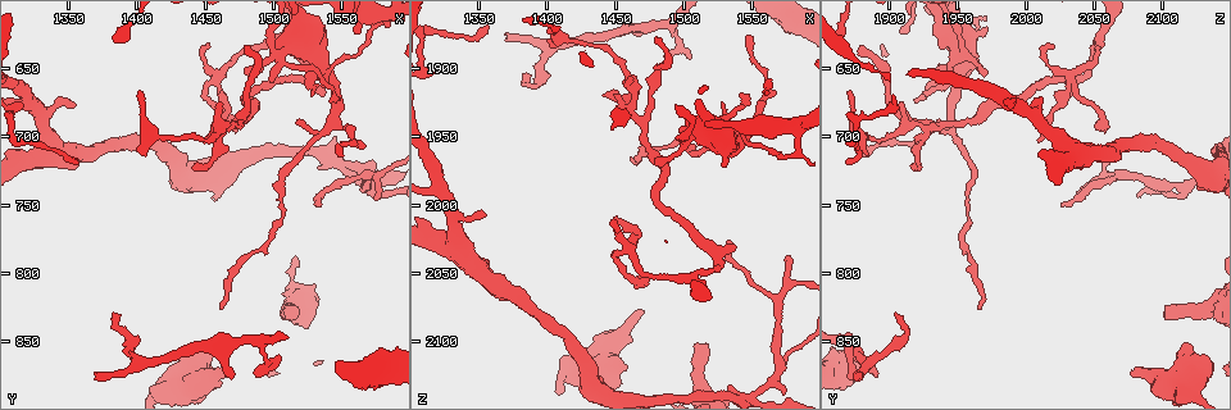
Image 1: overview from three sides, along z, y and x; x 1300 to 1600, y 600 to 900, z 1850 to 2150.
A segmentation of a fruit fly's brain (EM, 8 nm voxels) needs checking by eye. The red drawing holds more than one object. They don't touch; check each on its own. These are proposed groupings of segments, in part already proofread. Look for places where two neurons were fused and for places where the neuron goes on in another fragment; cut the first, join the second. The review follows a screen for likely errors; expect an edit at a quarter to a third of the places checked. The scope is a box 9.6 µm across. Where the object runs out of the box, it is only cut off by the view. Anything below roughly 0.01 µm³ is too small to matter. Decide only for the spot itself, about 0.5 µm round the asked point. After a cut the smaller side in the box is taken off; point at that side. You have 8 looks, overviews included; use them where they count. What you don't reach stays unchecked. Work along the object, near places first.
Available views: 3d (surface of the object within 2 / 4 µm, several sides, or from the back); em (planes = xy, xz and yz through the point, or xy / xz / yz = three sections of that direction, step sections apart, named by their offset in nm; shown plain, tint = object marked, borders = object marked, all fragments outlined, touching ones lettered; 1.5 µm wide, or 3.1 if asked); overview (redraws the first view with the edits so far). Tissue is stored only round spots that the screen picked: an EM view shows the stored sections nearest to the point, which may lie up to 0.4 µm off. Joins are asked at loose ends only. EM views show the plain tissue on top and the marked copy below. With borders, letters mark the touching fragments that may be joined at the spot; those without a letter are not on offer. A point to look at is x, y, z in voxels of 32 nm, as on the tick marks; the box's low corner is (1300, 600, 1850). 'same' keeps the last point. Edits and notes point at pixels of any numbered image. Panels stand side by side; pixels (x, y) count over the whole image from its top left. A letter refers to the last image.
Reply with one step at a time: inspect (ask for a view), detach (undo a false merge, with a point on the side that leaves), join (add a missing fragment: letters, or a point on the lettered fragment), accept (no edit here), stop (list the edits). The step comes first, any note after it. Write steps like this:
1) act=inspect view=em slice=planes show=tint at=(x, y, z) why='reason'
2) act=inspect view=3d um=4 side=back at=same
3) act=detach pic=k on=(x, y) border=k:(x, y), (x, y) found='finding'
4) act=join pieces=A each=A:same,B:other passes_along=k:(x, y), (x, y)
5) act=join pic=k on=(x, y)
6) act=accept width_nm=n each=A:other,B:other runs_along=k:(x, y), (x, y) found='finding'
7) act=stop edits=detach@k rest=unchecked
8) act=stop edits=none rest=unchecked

act=inspect view=em slice=planes show=tint at=(1448, 704, 1920) why='tapers out'

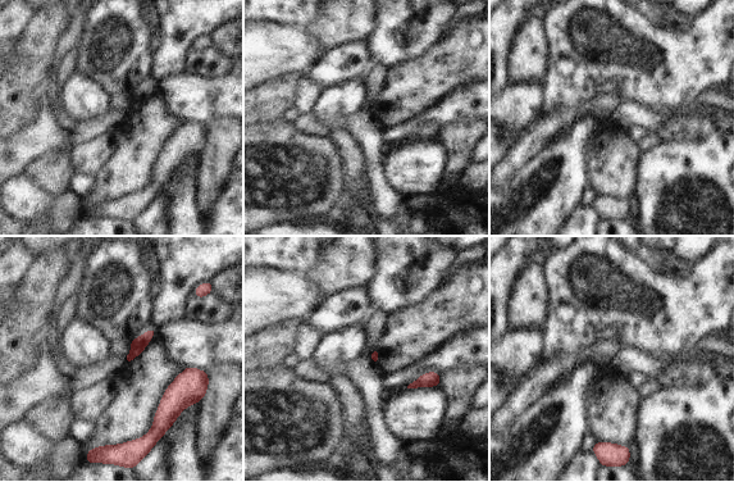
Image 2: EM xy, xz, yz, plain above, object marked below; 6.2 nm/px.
act=inspect view=em slice=planes show=borders at=same

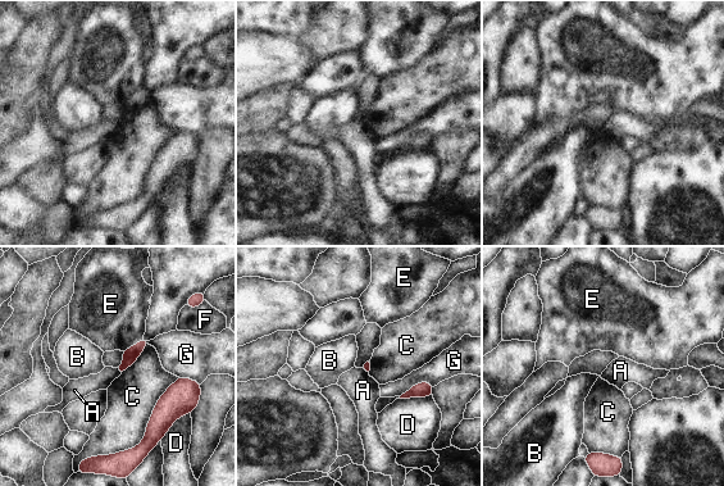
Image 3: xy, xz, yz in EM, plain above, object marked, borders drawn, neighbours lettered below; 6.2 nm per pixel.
act=accept each=A:other,B:other,C:other,D:other,E:other,F:other,G:other border=3:(118, 367), (121, 372) found='none of them fits'

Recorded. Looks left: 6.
act=inspect view=em slice=planes show=tint at=(1358, 718, 1870) why='branch stops here'

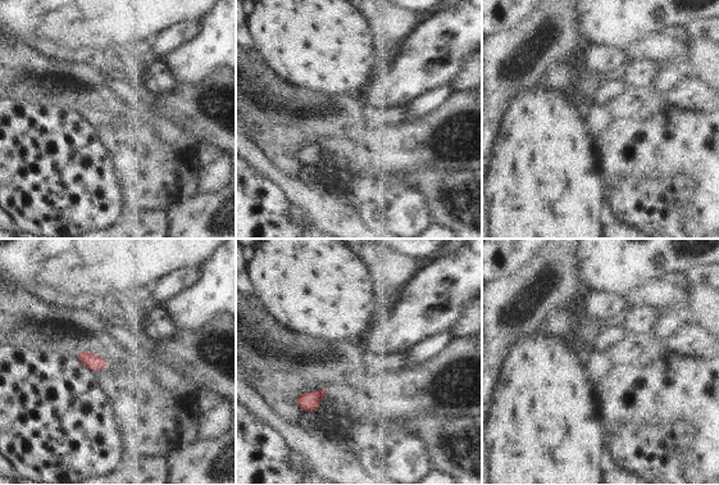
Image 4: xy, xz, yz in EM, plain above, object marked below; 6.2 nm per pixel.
act=inspect view=em slice=planes show=borders at=same

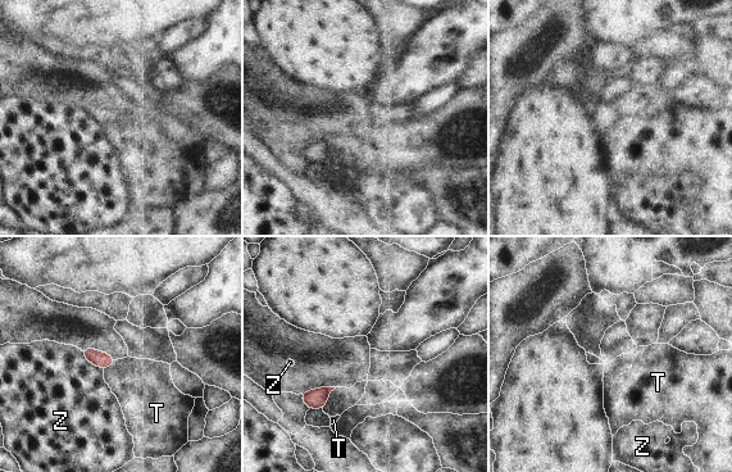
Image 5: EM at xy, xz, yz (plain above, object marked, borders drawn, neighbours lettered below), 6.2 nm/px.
act=accept each=T:other,Z:other border=5:(116, 361), (104, 370) found='none of them fits'

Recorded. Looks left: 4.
act=inspect view=em slice=xy step=8 show=borders at=(1478, 656, 1970) why='an open end'

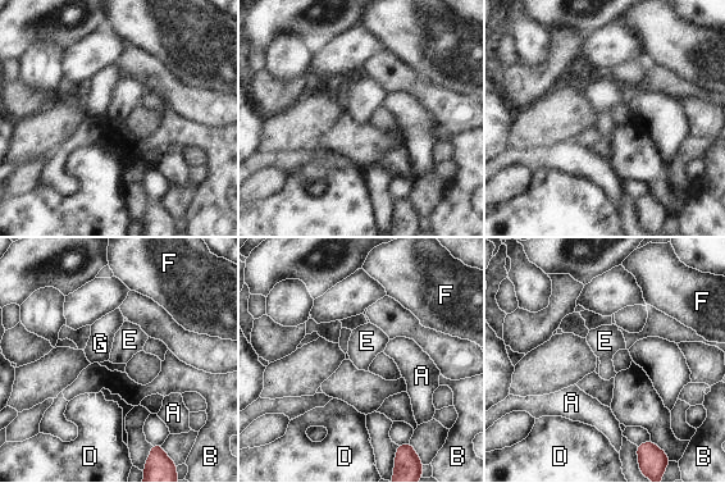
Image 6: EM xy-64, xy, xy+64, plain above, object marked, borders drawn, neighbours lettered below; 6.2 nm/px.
act=inspect view=em slice=planes show=borders at=same why='cut it another way'

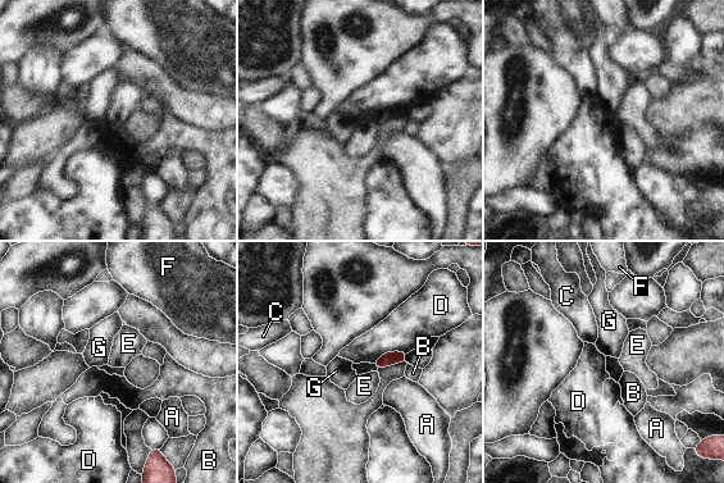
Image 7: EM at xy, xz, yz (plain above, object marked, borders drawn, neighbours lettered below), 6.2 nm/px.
act=accept longest_contact=D:260nm each=A:other,B:other,C:other,D:other,E:other,F:other,G:other border=7:(408, 351), (385, 351), (370, 363) found='no lettered fragment goes on from it'

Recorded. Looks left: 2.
act=stop edits=none rest=unchecked

